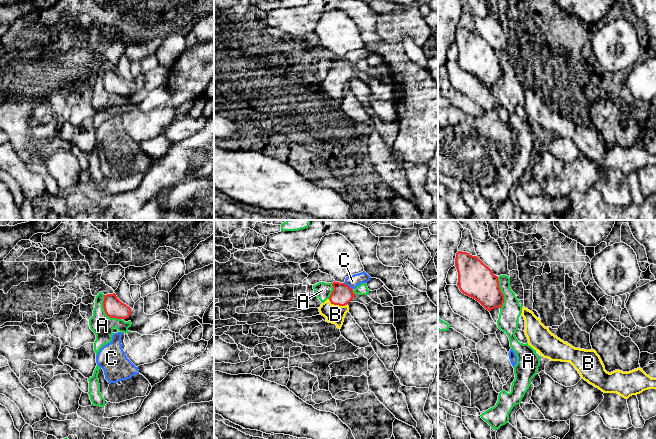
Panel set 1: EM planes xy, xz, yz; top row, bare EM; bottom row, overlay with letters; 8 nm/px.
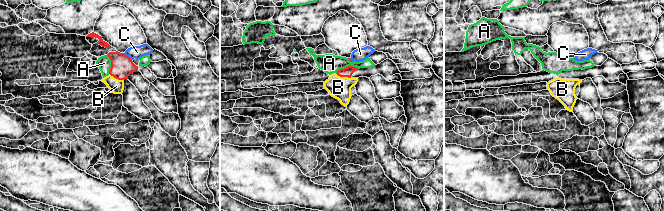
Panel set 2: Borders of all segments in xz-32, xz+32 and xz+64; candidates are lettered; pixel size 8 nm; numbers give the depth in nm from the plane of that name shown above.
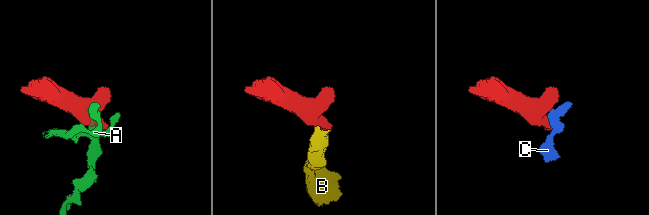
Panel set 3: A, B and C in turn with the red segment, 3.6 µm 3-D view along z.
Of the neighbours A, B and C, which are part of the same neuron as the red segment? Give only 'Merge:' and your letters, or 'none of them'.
Merge: B

